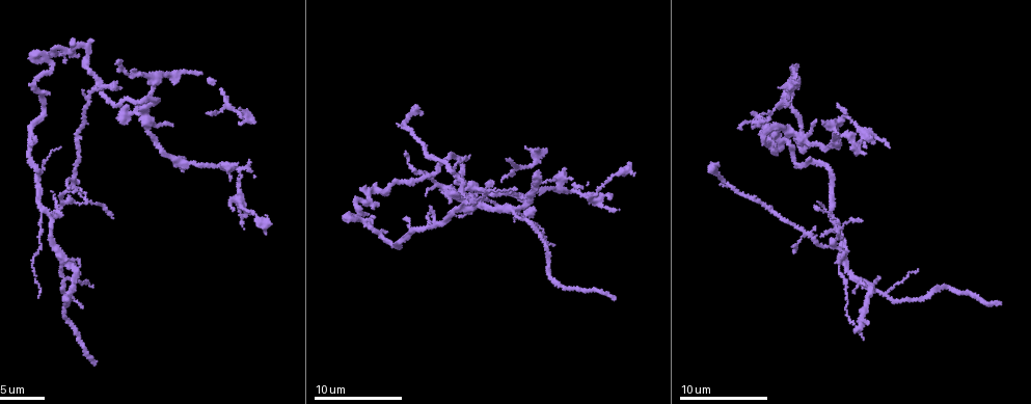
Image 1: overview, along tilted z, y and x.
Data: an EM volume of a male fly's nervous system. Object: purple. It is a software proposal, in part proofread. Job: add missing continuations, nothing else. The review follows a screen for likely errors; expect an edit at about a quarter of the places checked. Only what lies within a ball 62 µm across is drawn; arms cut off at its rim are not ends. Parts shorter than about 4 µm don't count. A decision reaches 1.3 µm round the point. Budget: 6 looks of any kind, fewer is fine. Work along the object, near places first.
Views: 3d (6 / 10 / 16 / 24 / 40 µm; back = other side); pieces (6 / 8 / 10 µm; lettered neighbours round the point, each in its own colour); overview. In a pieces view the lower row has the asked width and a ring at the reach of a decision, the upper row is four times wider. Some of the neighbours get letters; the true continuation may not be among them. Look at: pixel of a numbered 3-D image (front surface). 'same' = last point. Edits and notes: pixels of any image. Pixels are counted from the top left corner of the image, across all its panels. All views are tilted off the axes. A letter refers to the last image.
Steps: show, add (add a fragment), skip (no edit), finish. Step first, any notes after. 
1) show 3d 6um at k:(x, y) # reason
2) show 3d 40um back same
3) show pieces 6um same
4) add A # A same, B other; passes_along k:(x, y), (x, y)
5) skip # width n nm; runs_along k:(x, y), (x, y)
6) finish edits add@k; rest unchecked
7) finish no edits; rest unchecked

show pieces 10um at 1:(717, 165) # free end

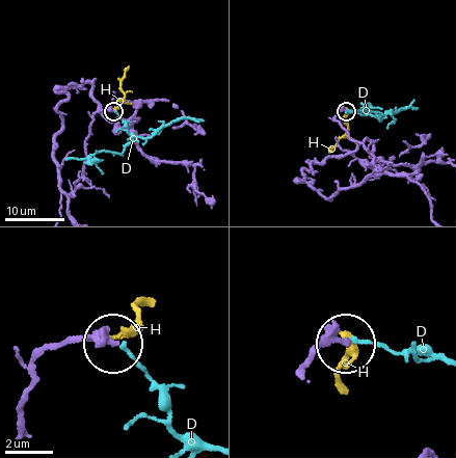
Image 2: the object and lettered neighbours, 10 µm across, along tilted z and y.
skip # D other, H other; runs_along 2:(18, 442), (41, 355), (61, 344), (111, 343); none of them fits

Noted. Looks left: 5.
show pieces 8um at 1:(741, 126) # free end

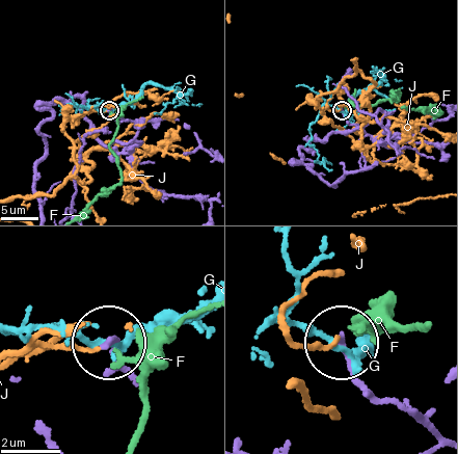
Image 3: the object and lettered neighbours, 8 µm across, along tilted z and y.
skip # F other, G other, J other; runs_along 3:(435, 432), (375, 393), (347, 364), (343, 345); none of them fits

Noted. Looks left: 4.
show 3d 10um at 1:(530, 213) # free end

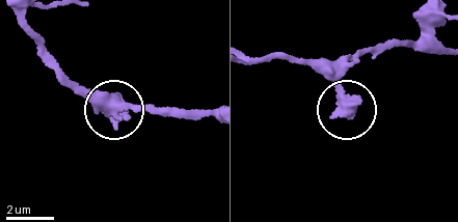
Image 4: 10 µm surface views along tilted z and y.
show pieces 10um at 4:(351, 113)

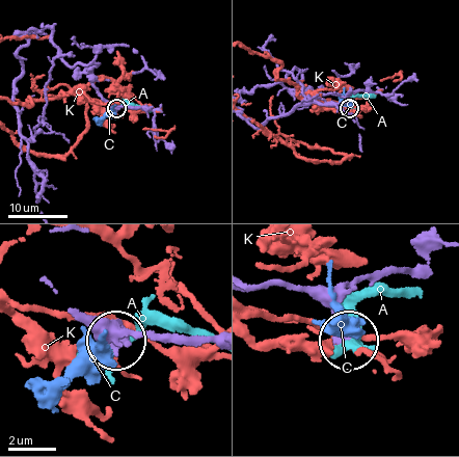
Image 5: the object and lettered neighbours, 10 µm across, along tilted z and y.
skip # A other, C other, K other; none of them fits

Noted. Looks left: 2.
finish no edits; rest unchecked

